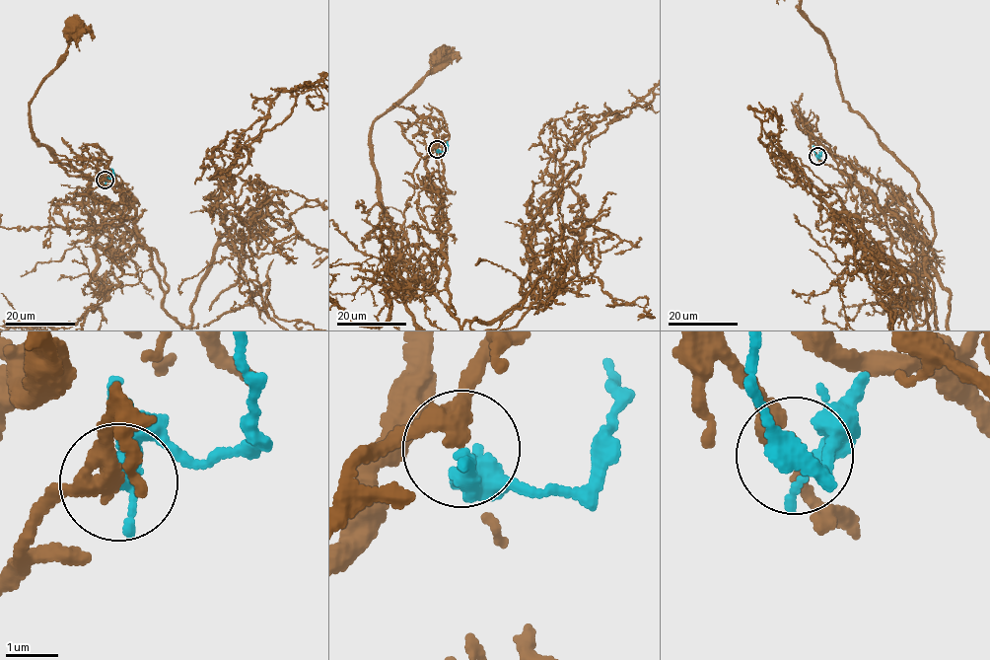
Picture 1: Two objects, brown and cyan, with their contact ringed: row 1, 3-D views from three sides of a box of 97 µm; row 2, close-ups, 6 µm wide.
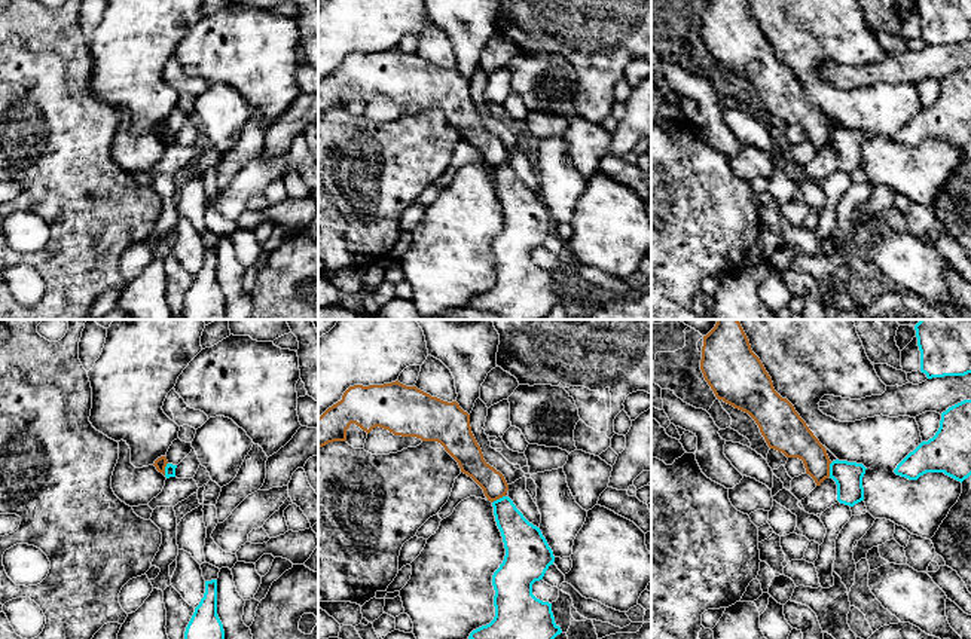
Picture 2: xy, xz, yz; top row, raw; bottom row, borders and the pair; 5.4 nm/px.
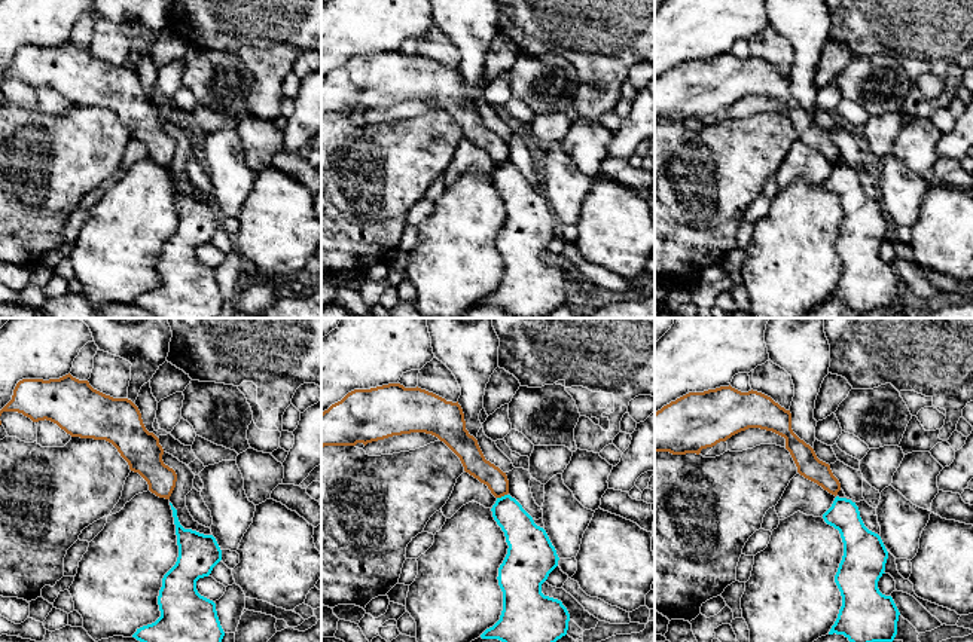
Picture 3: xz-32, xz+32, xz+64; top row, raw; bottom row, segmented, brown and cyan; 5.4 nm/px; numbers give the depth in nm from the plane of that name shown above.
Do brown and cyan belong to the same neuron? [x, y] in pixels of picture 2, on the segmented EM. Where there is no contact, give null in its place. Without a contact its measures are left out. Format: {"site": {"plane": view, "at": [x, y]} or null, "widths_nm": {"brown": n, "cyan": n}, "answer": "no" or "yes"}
{"site": {"plane": "yz", "at": [828, 470]}, "widths_nm": {"brown": 200, "cyan": 160}, "answer": "no"}

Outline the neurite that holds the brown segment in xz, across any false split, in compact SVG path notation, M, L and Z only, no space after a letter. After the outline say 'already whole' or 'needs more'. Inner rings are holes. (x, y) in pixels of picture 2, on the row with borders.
M399 380L349 386L342 400L318 418L318 447L346 441L351 424L367 434L379 426L394 435L440 443L458 462L461 473L471 477L491 502L509 490L504 476L483 459L471 432L470 415L457 401L443 401Z | already whole

